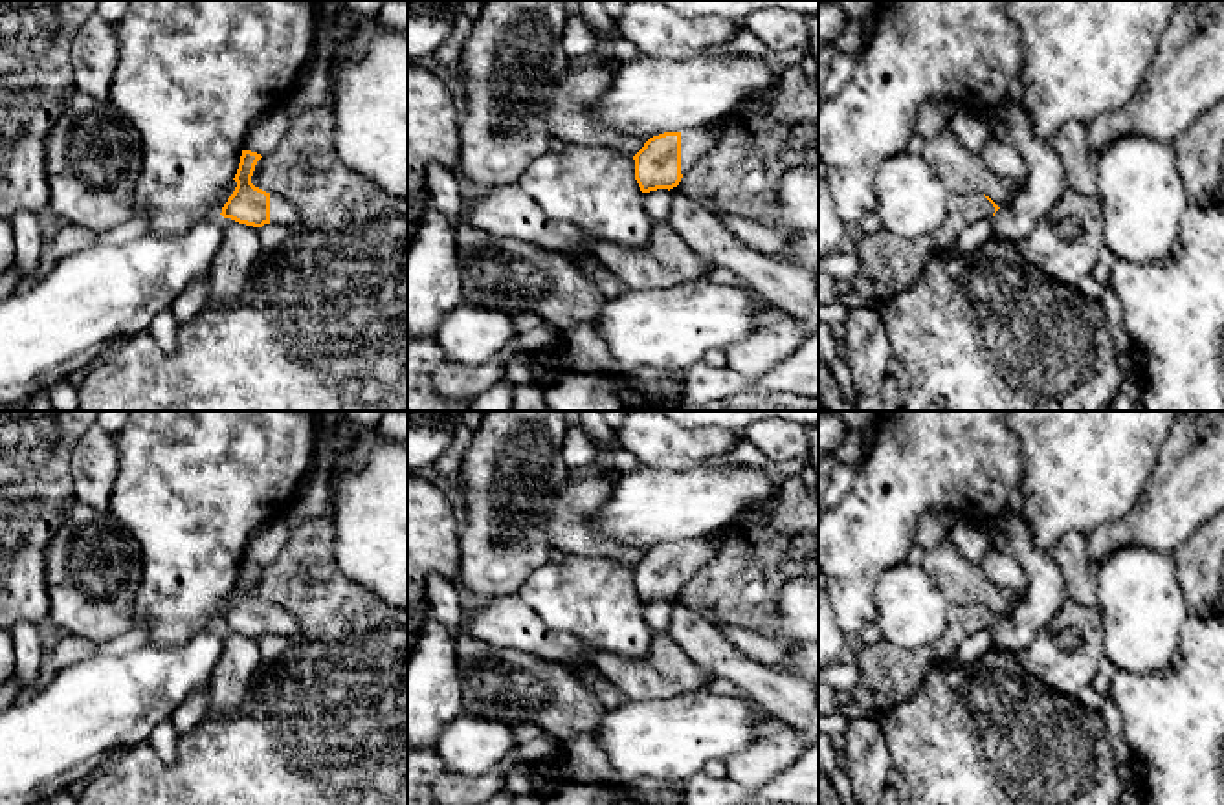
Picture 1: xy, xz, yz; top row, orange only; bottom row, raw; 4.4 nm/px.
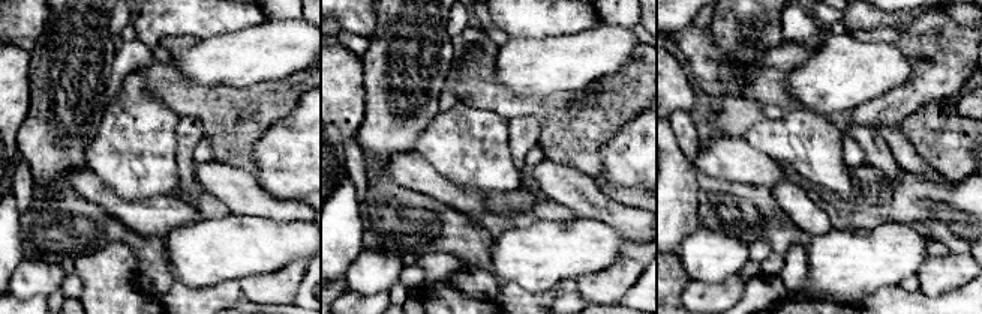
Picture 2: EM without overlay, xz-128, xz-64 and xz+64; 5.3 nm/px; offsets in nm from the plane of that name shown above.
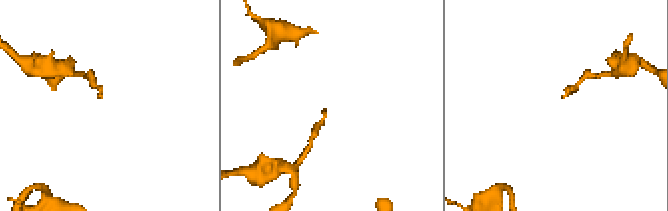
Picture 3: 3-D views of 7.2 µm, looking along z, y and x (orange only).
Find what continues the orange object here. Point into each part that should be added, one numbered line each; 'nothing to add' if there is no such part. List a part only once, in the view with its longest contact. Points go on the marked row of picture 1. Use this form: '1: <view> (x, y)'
1: xz (694, 142)

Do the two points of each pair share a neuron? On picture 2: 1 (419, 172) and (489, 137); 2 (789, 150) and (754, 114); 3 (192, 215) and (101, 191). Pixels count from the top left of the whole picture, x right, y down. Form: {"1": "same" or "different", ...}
{"1": "different", "2": "different", "3": "same"}

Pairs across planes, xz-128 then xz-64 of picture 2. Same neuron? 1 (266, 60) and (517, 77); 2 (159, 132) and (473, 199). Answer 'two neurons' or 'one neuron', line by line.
1: one neuron
2: two neurons

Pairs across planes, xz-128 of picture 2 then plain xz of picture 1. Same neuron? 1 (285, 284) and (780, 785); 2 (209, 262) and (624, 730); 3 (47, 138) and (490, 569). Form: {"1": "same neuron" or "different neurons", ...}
{"1": "different neurons", "2": "same neuron", "3": "same neuron"}

